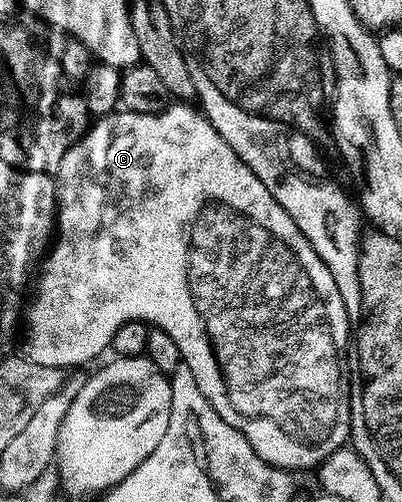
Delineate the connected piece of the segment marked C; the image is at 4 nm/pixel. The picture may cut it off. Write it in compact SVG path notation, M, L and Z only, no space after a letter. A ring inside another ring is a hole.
M174 101L155 112L115 110L101 116L81 139L70 146L68 153L64 153L64 161L60 161L56 172L56 238L52 250L41 264L36 279L38 292L35 295L33 292L28 307L28 318L24 323L24 357L36 365L69 369L81 363L90 363L102 350L105 352L120 325L128 321L159 327L168 333L168 337L172 337L172 341L176 341L183 364L192 369L192 377L196 377L196 385L200 385L200 393L204 393L208 405L212 405L212 409L216 409L216 413L220 413L220 417L228 421L232 429L245 437L248 445L252 445L263 461L291 473L306 471L309 467L317 469L329 455L347 446L350 439L350 318L344 297L340 297L340 289L328 265L324 265L316 249L312 249L308 237L300 233L296 221L288 217L284 205L280 205L280 201L268 193L264 181L260 181L260 177L248 169L232 145L228 145L228 141L216 133L201 110L197 106L190 106L194 105L186 101Z

